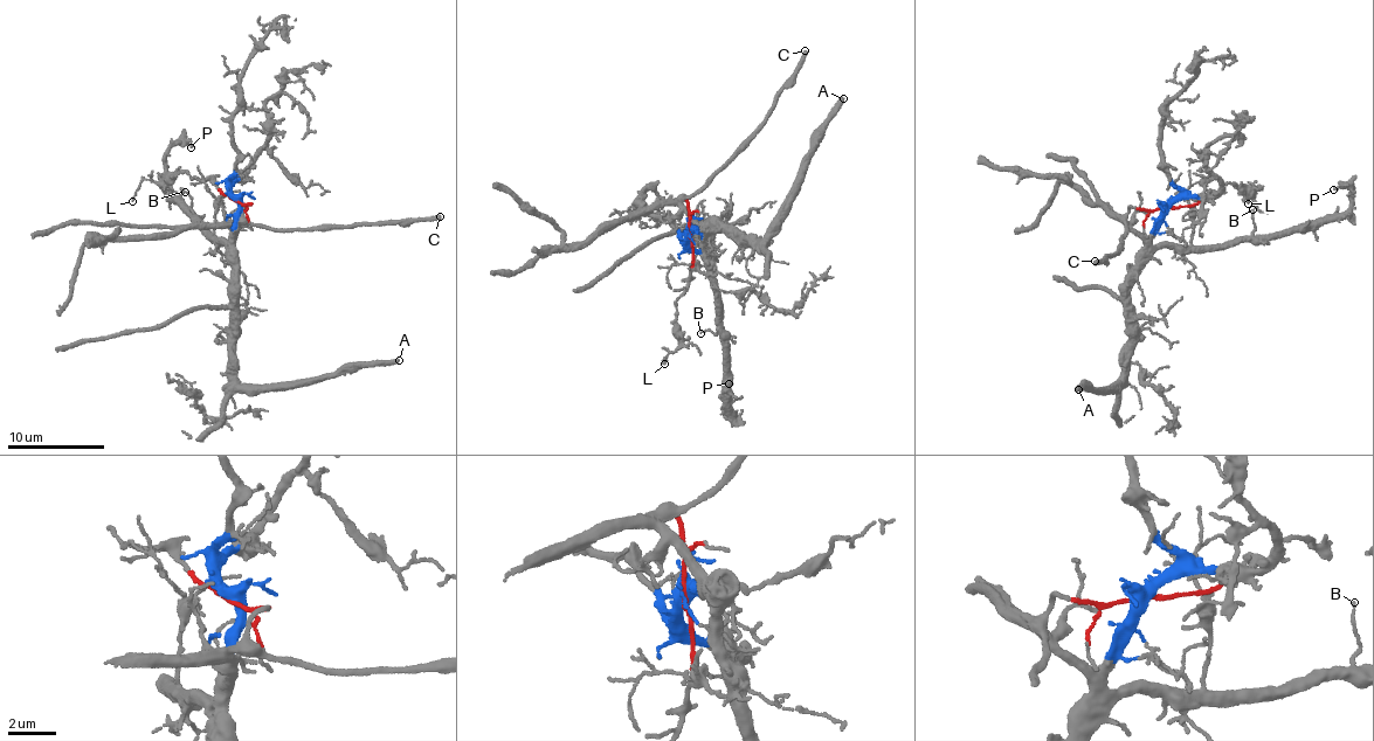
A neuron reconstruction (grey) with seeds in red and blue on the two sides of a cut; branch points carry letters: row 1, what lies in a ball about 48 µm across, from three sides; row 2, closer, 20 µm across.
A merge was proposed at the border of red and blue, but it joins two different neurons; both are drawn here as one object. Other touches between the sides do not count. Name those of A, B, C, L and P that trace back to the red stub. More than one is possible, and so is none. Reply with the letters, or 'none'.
C, L

